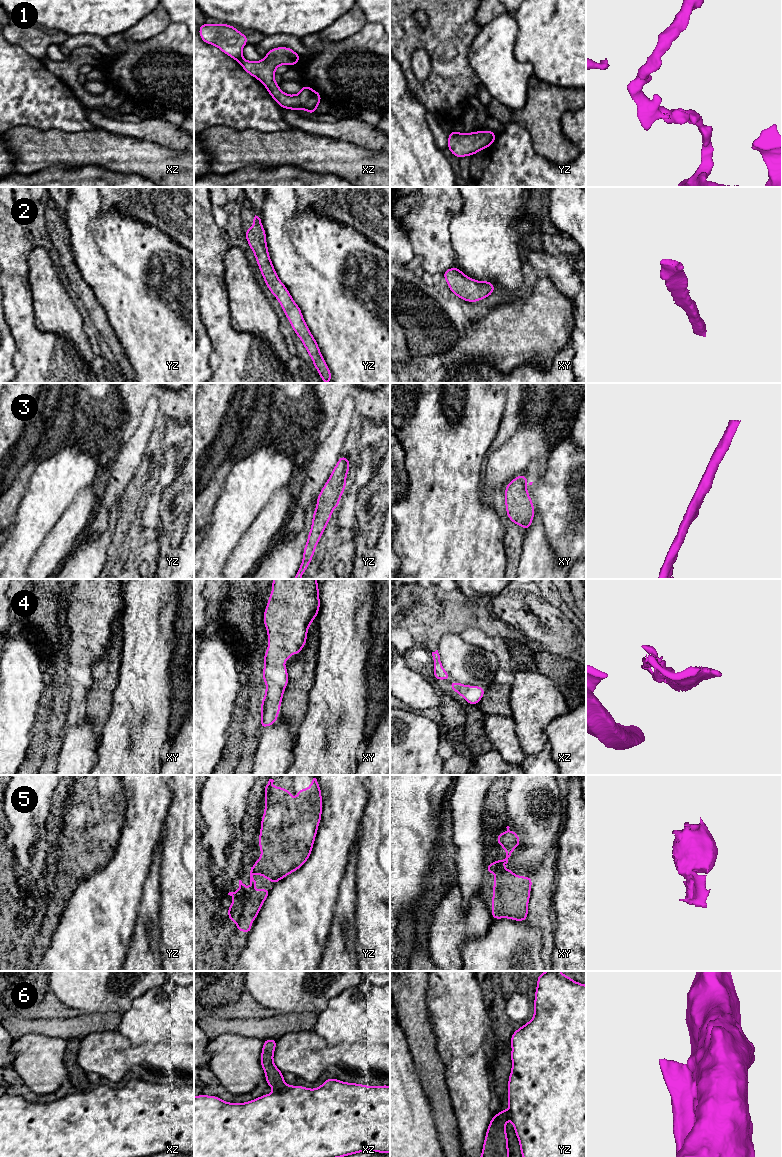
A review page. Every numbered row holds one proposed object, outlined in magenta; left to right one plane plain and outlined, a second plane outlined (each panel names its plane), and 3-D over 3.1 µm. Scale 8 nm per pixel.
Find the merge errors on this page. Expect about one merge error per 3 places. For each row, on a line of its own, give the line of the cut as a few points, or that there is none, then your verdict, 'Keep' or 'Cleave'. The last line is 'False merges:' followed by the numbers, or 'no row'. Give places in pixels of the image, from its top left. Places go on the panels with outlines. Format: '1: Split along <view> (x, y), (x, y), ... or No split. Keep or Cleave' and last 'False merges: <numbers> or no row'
1: No split. Keep
2: No split. Keep
3: No split. Keep
4: No split. Keep
5: No split. Keep
6: Split along xz (286, 1086), (276, 1091). Cleave
False merges: 6

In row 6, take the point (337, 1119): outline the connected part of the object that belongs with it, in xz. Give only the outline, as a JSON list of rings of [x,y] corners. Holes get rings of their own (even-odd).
[[[329,1078],[316,1089],[291,1085],[284,1090],[260,1096],[246,1103],[229,1103],[218,1096],[194,1097],[194,1157],[344,1157],[362,1151],[390,1153],[390,1086],[388,1085],[365,1086]]]

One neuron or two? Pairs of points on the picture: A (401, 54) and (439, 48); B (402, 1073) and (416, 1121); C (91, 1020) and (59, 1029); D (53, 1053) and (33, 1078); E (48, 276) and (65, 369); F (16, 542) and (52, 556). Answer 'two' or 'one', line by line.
A: one
B: one
C: one
D: one
E: two
F: two

